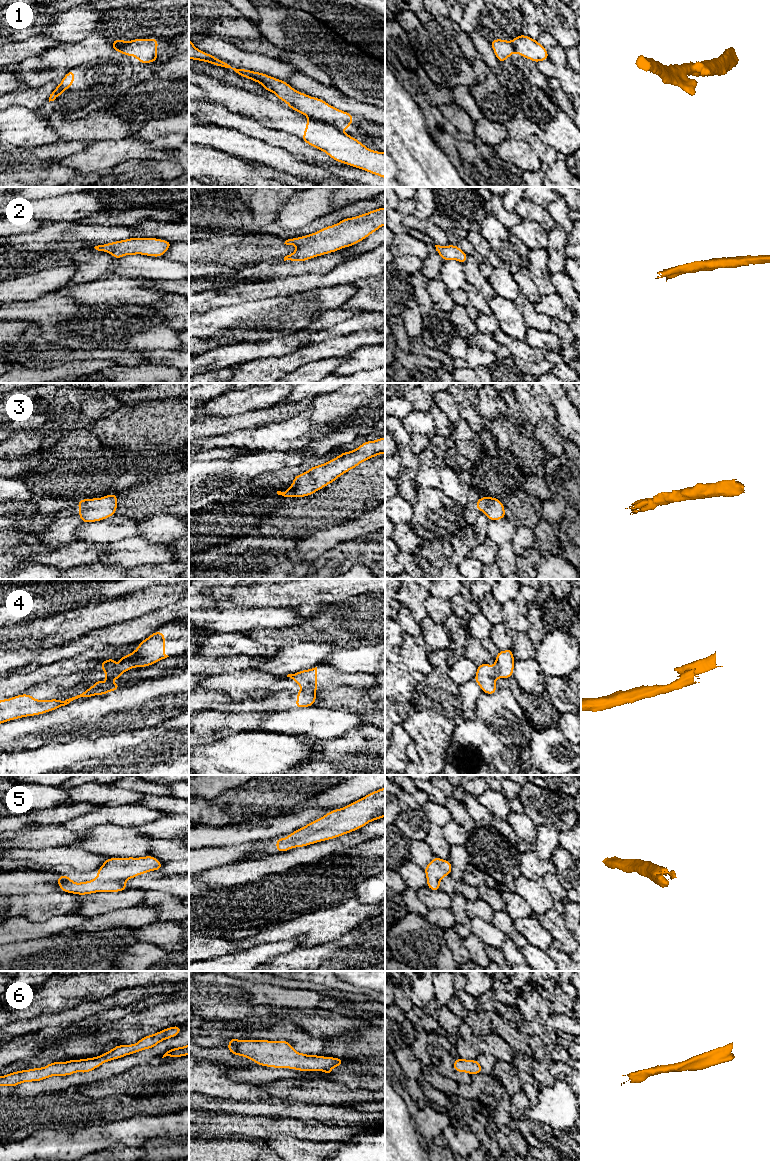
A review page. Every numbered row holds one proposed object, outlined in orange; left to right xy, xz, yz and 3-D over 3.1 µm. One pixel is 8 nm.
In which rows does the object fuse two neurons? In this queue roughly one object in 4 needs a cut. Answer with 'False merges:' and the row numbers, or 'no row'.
False merges: 1, 4

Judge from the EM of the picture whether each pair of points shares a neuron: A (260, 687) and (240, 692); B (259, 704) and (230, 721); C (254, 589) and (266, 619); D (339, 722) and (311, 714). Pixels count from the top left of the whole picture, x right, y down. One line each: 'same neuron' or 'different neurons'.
A: same neuron
B: different neurons
C: different neurons
D: same neuron

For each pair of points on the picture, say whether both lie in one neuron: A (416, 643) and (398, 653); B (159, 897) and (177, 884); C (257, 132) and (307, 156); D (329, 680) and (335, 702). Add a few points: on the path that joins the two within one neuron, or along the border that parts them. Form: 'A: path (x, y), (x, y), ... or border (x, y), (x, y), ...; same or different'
A: border (403, 640), (406, 651), (403, 663), (413, 671); different
B: border (148, 889), (163, 891), (173, 894), (178, 898); different
C: path (269, 135), (295, 145); same
D: border (355, 687), (340, 686), (333, 689), (317, 690); different

